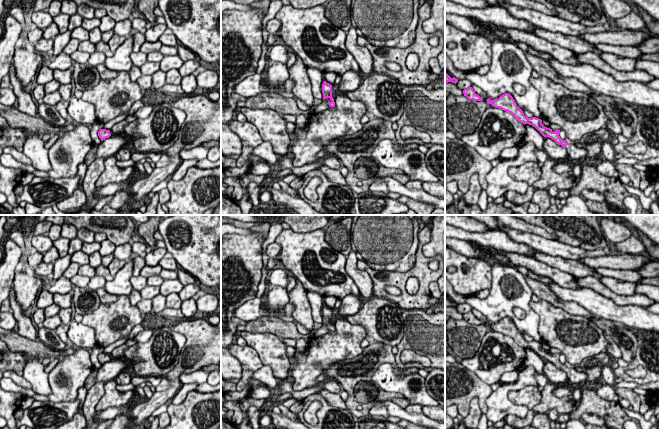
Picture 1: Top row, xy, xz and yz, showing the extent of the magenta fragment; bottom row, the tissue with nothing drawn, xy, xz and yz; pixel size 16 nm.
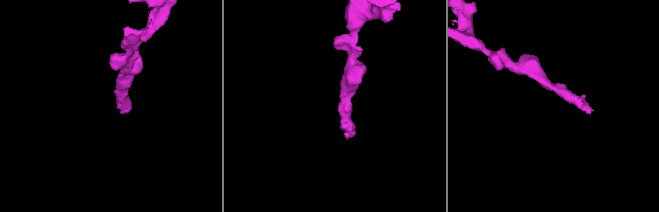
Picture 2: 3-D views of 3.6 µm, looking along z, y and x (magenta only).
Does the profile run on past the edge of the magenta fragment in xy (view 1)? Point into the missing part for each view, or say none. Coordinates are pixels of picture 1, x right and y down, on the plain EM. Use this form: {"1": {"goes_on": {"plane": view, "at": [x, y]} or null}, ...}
{"1": {"goes_on": null}}

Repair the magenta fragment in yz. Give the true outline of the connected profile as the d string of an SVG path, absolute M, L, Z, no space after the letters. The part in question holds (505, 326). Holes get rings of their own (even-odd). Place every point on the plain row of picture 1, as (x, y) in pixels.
M505 317L501 319L498 323L490 324L487 323L487 327L491 328L495 332L500 332L506 336L511 337L519 346L532 349L535 351L544 361L549 361L554 364L557 368L561 369L566 373L569 383L576 385L581 382L585 382L587 379L587 374L585 372L579 372L575 369L568 368L565 364L561 363L559 360L560 354L552 354L545 351L542 348L542 344L536 341L528 342L524 339L522 333L520 333L513 321Z

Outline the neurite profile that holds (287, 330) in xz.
M262 315L256 320L251 320L247 322L246 325L238 325L237 332L247 331L251 333L272 333L277 337L283 339L298 339L303 338L307 342L309 342L315 336L320 336L327 334L329 328L325 325L322 325L321 328L313 329L307 335L301 334L298 330L296 325L289 321L282 321L280 319L271 321L269 316Z

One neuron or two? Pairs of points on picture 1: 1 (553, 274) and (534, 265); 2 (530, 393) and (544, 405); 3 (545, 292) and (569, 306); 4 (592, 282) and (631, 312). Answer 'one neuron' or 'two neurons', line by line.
1: one neuron
2: two neurons
3: one neuron
4: two neurons

